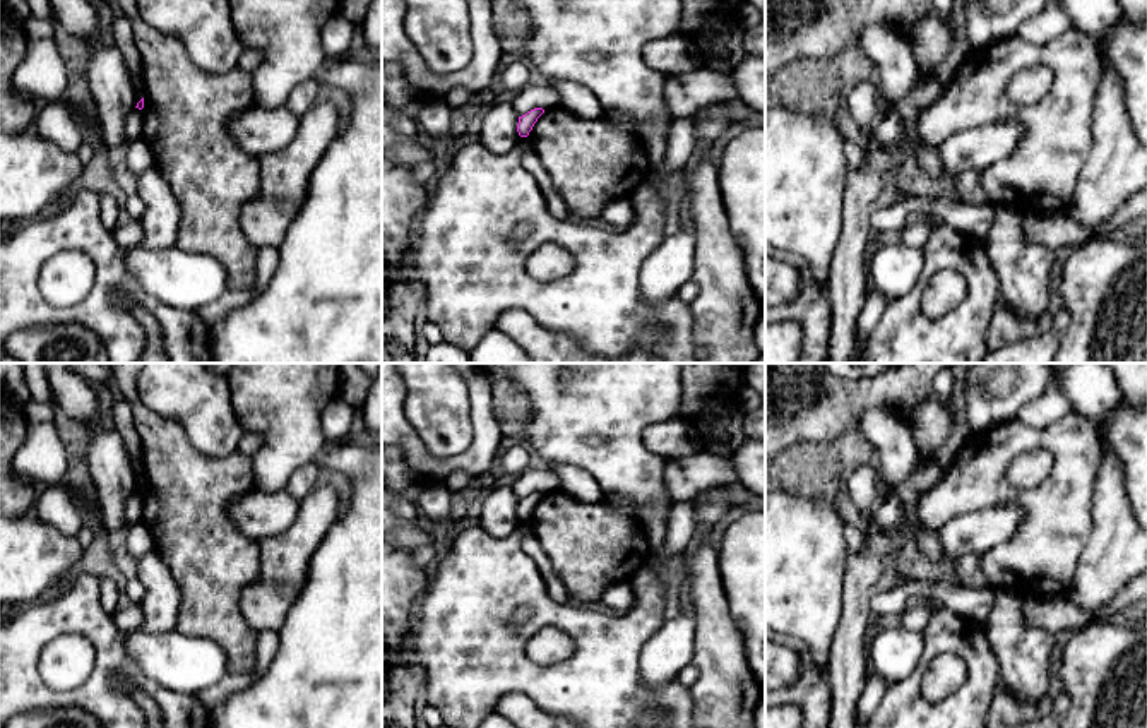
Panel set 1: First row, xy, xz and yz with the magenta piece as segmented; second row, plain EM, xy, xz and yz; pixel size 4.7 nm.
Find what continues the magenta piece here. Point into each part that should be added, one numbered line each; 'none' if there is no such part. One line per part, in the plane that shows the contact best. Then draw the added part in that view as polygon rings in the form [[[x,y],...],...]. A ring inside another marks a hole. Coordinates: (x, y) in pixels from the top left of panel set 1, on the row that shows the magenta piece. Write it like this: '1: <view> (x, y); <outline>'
none

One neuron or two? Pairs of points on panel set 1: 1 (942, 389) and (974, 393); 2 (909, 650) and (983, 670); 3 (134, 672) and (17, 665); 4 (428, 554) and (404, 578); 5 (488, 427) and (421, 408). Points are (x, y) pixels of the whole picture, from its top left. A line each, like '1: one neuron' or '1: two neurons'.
1: two neurons
2: two neurons
3: one neuron
4: two neurons
5: two neurons

